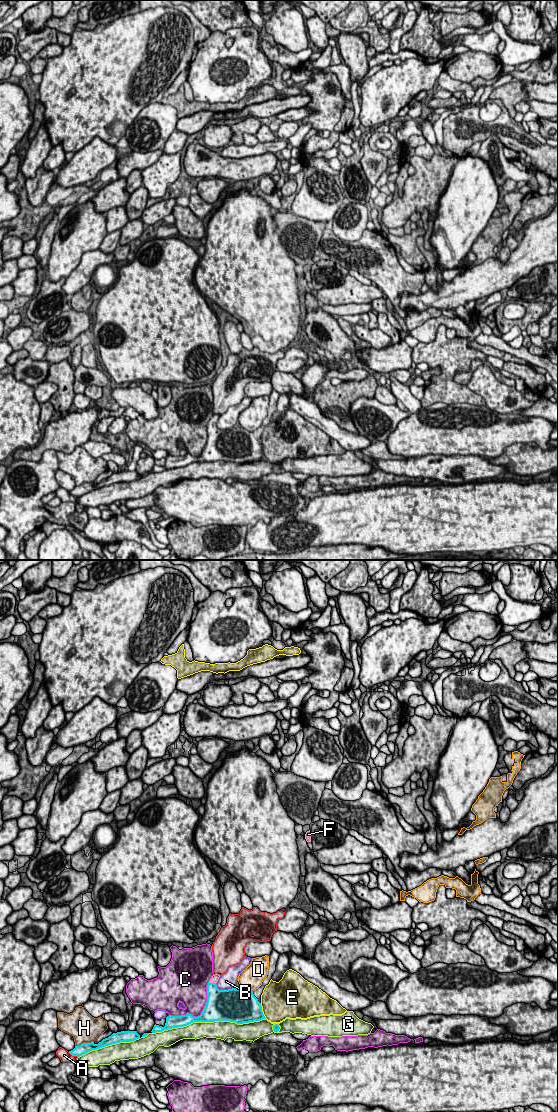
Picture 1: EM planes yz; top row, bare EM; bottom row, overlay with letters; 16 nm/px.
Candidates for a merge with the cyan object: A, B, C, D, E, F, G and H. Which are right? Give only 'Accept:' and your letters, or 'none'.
Accept: F

